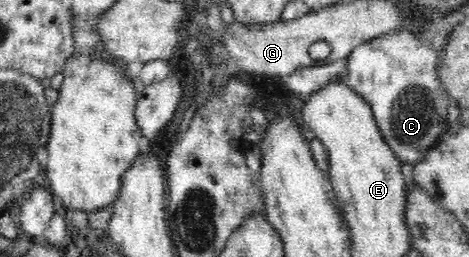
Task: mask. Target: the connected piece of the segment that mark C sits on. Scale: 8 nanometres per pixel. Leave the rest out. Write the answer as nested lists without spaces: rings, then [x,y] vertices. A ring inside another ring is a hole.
[[[396,29],[360,44],[350,53],[347,62],[348,70],[345,82],[371,106],[378,129],[389,148],[394,151],[402,163],[414,165],[418,160],[422,160],[426,150],[434,147],[437,138],[450,126],[444,121],[450,100],[448,100],[442,83],[438,81],[439,57],[437,51],[424,46],[419,35],[408,32],[408,30]]]

